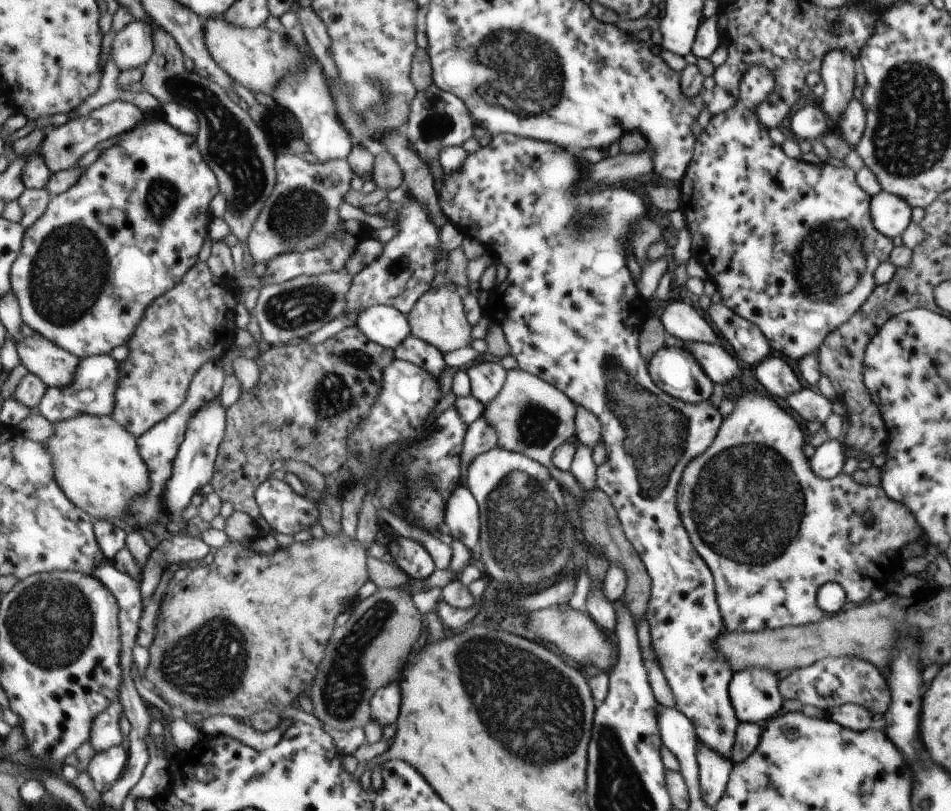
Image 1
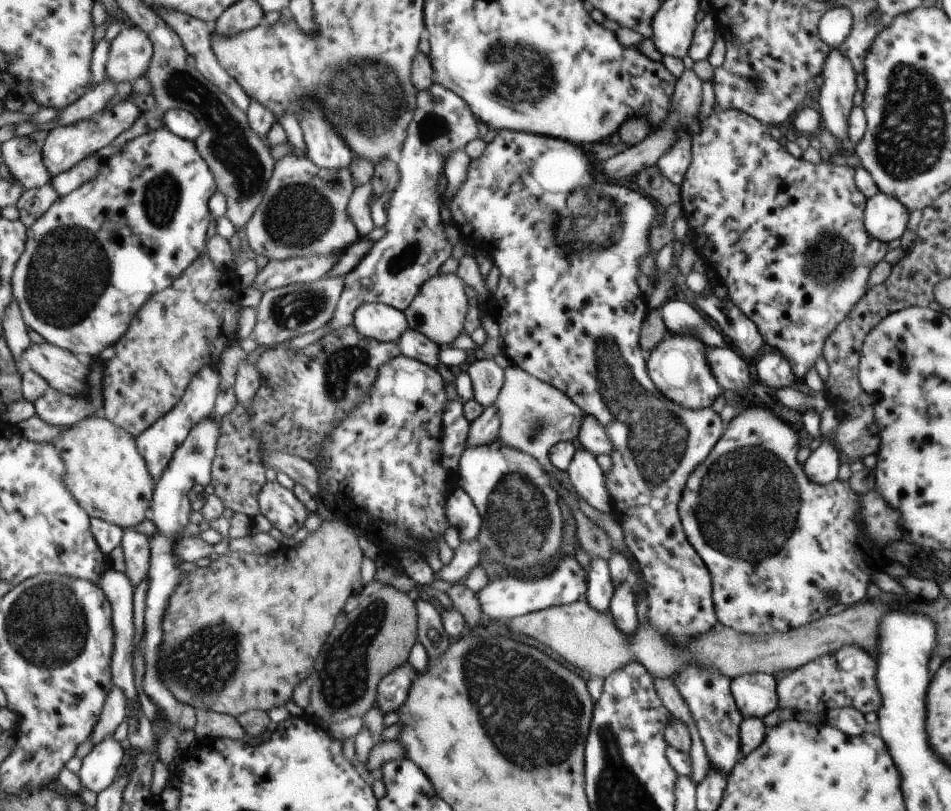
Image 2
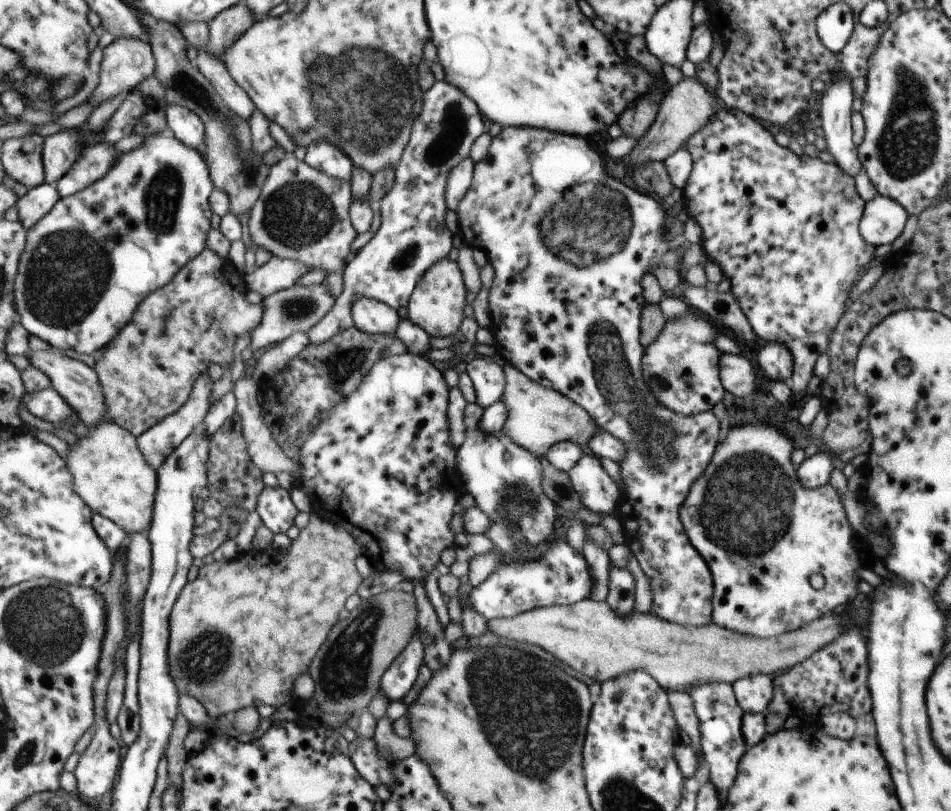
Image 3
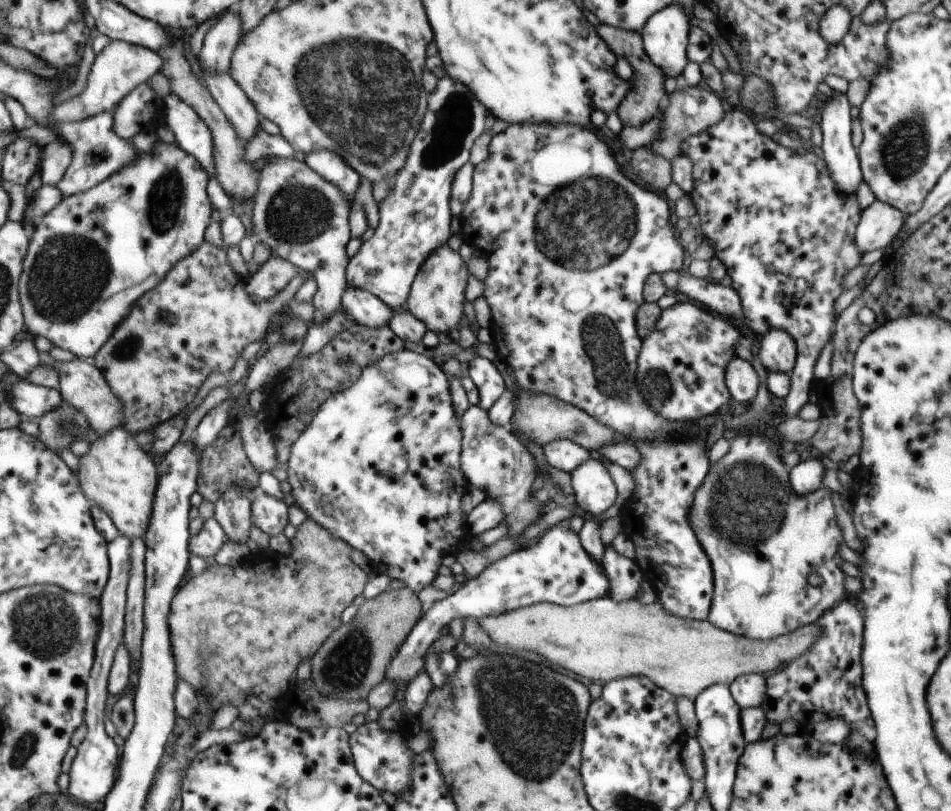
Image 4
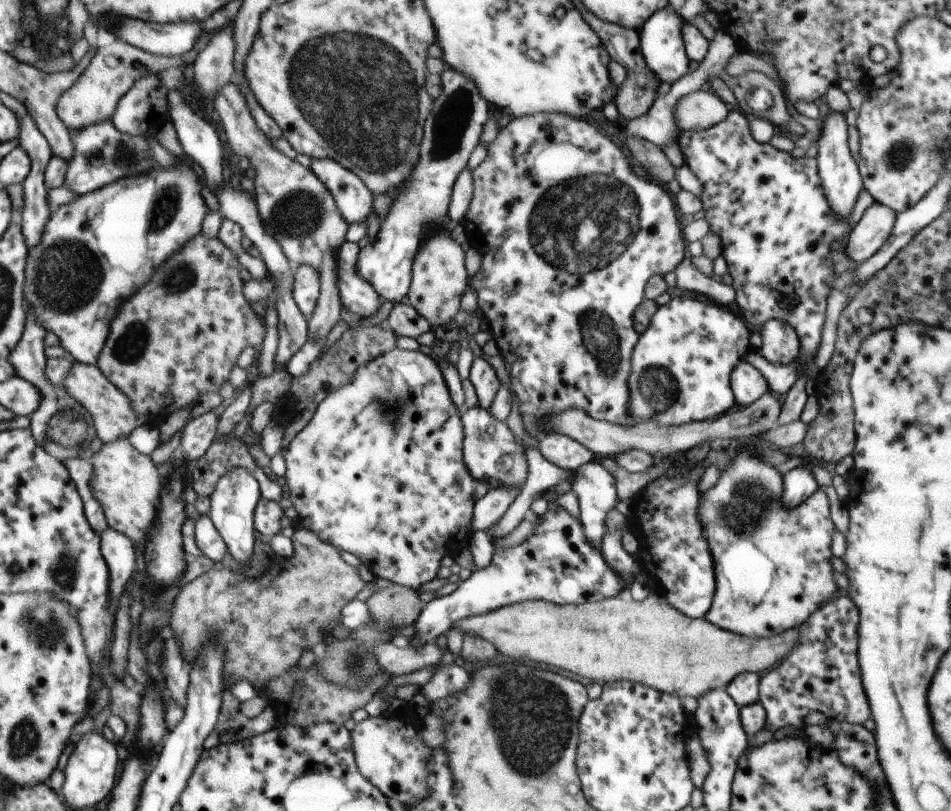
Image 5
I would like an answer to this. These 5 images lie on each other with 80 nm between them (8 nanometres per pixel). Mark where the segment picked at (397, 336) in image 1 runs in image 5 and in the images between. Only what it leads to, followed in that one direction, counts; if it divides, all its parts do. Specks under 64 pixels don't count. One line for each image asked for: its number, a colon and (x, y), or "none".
2: (378, 321)
3: (372, 317)
4: (365, 309)
5: (358, 297)

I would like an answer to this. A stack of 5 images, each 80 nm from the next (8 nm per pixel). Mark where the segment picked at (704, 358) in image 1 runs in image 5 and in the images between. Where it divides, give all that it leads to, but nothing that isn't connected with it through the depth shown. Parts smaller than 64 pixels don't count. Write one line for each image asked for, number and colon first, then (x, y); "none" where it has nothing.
2: (730, 370)
3: (737, 373)
4: (742, 381)
5: (747, 384)

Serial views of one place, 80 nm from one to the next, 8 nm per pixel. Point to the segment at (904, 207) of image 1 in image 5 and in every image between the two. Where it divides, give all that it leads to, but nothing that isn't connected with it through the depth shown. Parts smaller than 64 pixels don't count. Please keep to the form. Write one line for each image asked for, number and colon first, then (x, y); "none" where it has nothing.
2: (885, 218)
3: (882, 221)
4: (880, 222)
5: (868, 235)

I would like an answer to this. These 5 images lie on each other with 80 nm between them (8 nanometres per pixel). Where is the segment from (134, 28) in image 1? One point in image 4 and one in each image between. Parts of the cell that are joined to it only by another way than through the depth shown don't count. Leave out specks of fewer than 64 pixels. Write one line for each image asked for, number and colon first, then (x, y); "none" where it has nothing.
2: (131, 51)
3: (127, 61)
4: (121, 66)

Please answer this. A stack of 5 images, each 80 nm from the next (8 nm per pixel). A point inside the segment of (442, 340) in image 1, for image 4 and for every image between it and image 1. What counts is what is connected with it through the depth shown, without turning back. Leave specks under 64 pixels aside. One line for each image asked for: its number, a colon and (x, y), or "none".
2: (437, 311)
3: (436, 304)
4: (436, 299)

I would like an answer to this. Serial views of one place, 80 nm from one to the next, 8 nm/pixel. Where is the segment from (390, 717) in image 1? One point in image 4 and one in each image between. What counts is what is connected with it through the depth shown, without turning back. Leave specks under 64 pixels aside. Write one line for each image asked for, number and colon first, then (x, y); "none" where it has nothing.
2: (392, 691)
3: (400, 676)
4: (556, 569)

